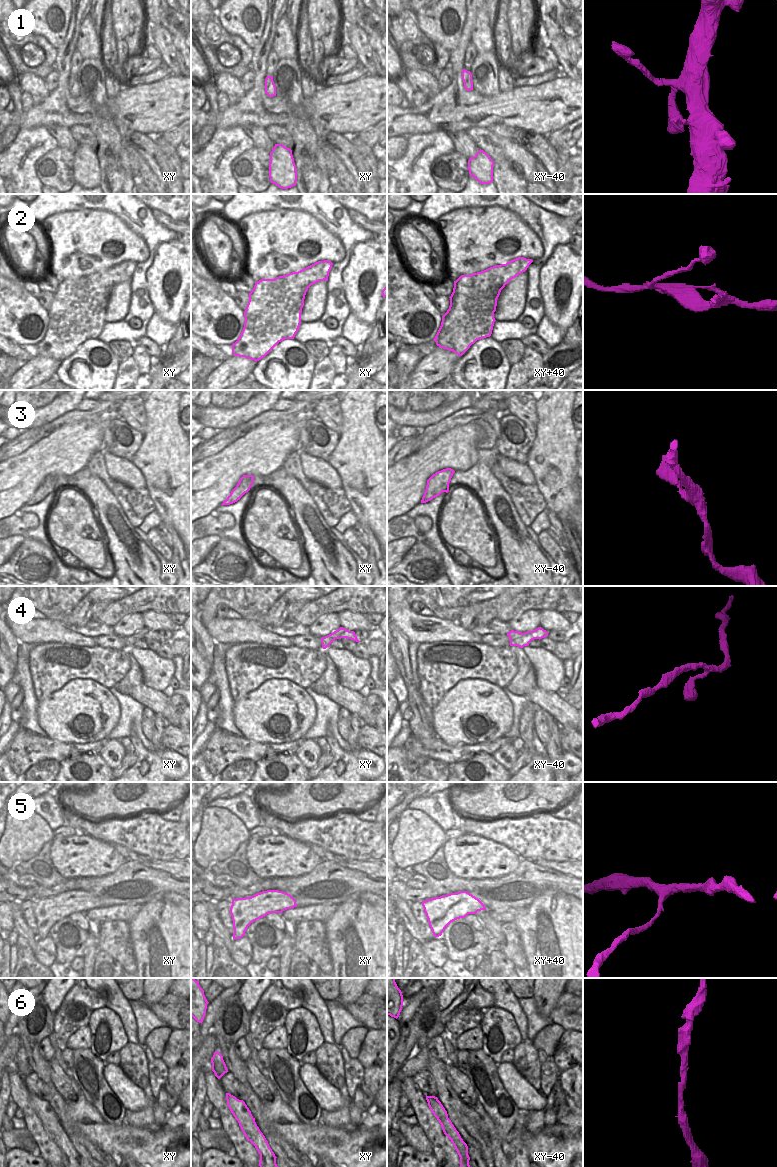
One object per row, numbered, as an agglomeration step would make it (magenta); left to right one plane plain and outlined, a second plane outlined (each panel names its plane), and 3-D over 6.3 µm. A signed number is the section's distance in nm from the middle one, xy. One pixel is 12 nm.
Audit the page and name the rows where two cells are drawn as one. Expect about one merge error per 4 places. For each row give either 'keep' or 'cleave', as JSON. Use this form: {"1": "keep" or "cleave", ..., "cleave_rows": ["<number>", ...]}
{"1": "keep", "2": "cleave", "3": "keep", "4": "keep", "5": "keep", "6": "keep", "cleave_rows": ["2"]}

